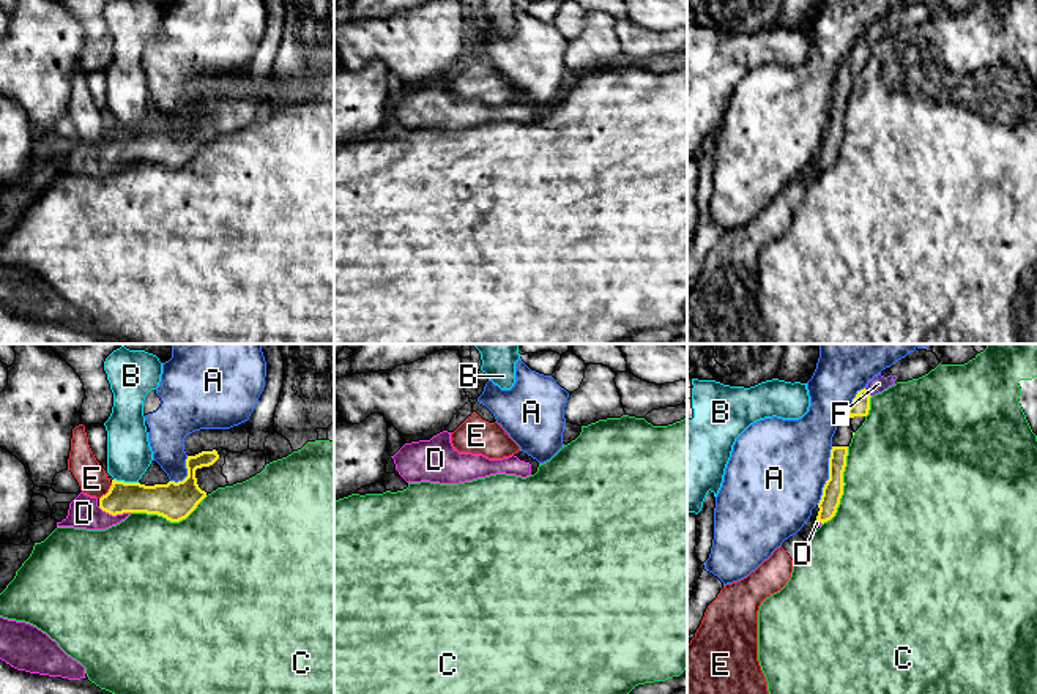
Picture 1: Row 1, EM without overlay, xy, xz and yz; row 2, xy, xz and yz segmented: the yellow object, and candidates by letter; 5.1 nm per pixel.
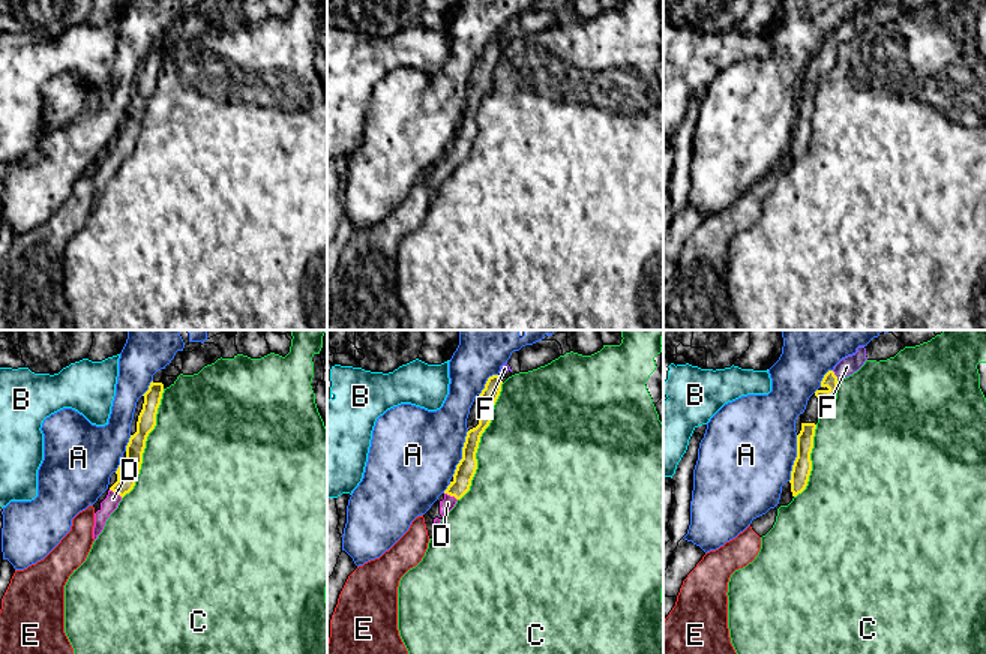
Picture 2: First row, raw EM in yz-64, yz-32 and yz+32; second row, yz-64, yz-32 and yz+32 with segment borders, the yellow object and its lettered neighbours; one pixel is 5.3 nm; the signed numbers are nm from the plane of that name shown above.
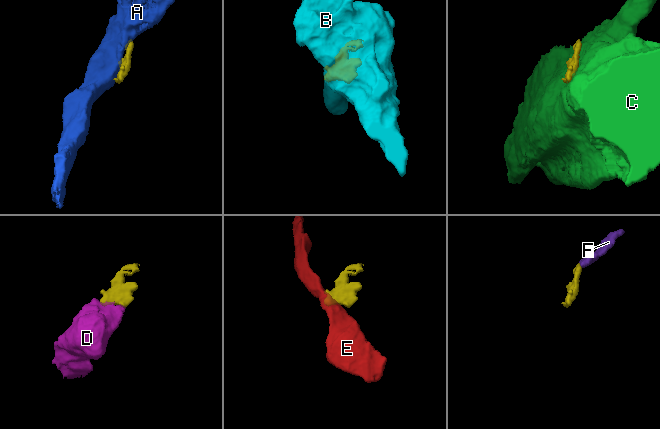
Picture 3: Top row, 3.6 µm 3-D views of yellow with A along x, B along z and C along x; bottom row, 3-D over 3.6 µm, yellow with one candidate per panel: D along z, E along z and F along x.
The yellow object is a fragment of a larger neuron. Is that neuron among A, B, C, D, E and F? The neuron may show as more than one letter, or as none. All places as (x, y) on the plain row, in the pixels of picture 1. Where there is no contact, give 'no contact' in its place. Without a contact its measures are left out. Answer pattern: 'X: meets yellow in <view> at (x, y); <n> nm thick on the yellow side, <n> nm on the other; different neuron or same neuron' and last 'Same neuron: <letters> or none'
A: meets yellow in yz at (829, 122); 110 nm thick on the yellow side, 480 nm on the other; different neuron
B: meets yellow in xy at (126, 130); 190 nm thick on the yellow side, 220 nm on the other; different neuron
C: meets yellow in yz at (842, 134); 110 nm thick on the yellow side, 480 nm on the other; different neuron
D: meets yellow in xy at (114, 161); 160 nm thick on the yellow side, 160 nm on the other; same neuron
E: meets yellow in xy at (109, 138); 160 nm thick on the yellow side, 150 nm on the other; different neuron
F: meets yellow in yz at (869, 40); 100 nm thick on the yellow side, 90 nm on the other; same neuron
Same neuron: D, F

